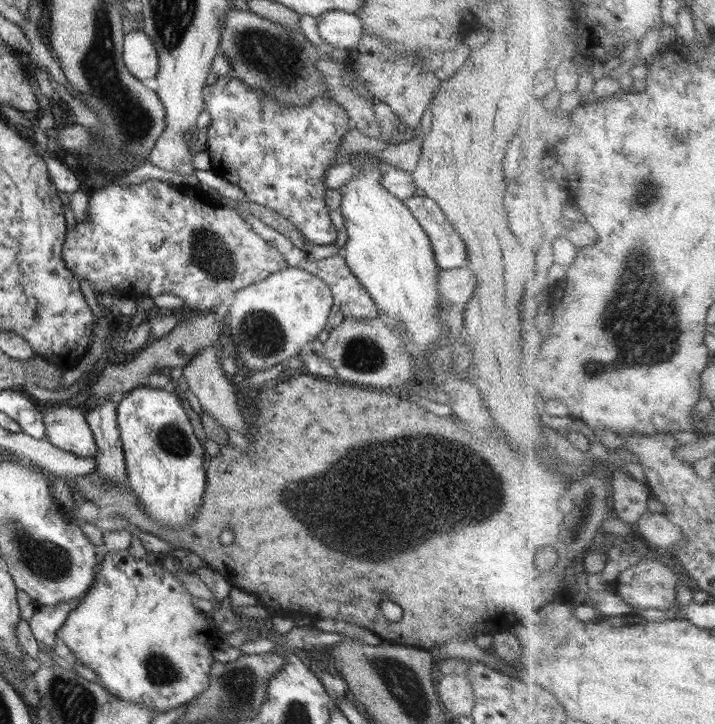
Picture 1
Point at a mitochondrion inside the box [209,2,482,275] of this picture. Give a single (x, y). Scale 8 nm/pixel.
(280, 61)

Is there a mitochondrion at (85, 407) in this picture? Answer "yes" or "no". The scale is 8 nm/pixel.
no

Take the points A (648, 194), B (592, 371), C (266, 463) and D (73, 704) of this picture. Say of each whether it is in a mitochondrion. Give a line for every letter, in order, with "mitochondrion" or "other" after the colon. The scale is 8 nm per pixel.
A: mitochondrion
B: mitochondrion
C: other
D: mitochondrion

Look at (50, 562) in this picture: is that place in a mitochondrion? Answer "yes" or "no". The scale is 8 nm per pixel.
yes

